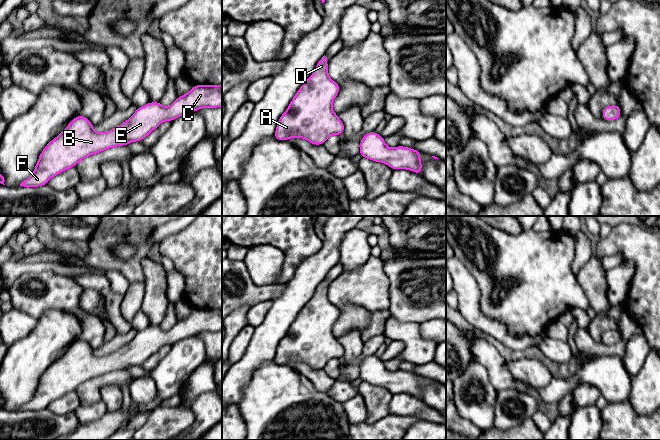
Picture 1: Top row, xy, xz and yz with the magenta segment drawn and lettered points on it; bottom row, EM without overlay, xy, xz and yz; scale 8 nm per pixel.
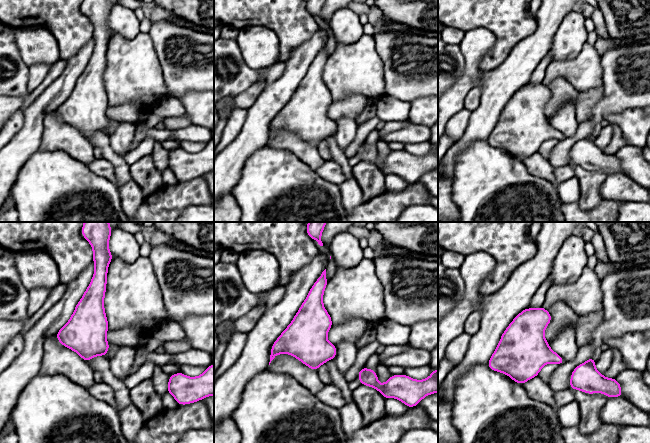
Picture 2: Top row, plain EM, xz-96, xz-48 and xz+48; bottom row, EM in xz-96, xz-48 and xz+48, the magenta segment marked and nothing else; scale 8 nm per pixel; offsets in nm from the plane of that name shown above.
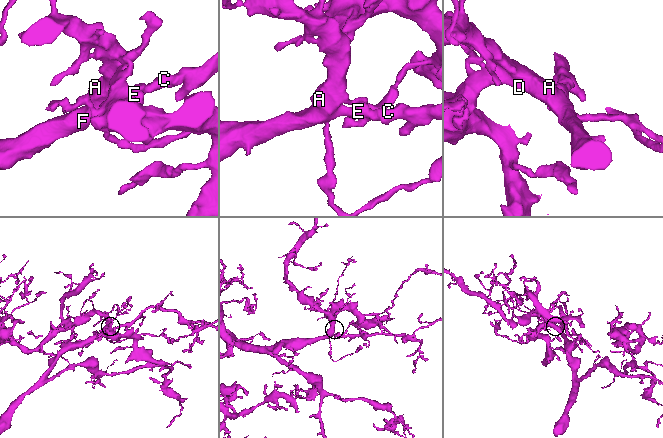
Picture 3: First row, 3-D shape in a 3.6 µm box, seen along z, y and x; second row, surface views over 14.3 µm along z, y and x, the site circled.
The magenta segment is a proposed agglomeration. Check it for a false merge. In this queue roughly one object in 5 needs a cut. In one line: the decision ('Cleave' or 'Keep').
Keep

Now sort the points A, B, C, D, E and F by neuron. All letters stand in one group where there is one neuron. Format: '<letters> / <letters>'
A B C D E F

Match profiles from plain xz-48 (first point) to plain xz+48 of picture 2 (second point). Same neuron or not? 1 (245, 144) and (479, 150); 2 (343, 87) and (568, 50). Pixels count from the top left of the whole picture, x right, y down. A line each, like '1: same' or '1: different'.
1: different
2: different

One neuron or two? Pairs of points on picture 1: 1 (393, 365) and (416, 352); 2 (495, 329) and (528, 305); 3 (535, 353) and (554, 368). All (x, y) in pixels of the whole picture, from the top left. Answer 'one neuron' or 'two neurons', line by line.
1: two neurons
2: two neurons
3: one neuron

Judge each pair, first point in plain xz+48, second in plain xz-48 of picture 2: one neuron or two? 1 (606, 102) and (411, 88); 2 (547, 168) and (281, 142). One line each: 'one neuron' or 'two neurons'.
1: one neuron
2: one neuron

